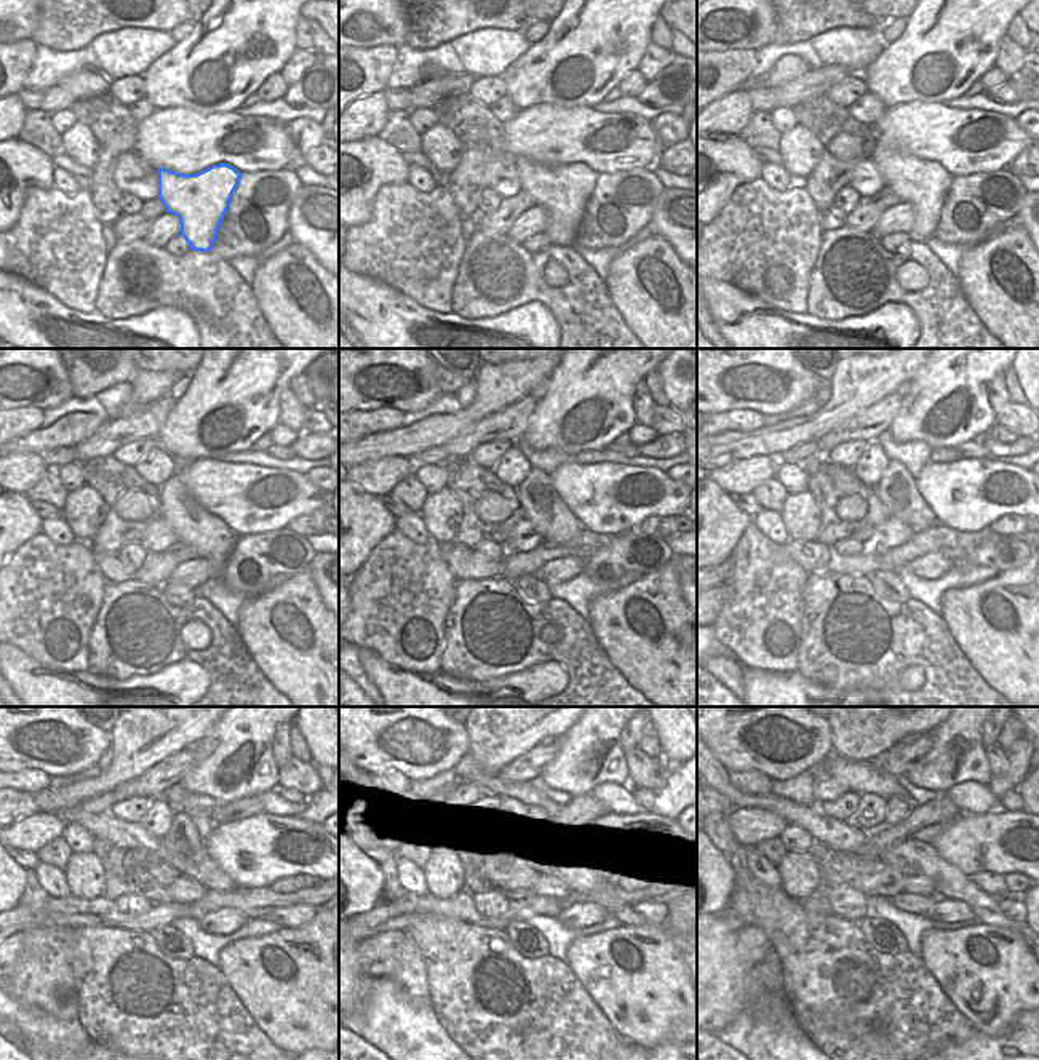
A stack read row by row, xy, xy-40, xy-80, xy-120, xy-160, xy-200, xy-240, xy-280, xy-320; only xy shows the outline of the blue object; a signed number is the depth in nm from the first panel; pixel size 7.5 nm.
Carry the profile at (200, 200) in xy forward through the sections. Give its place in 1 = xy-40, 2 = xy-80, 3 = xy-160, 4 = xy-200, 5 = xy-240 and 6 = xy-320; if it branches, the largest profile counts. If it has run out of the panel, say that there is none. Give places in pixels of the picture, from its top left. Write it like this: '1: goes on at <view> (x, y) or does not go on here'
1: goes on at xy-40 (563, 191)
2: goes on at xy-80 (924, 184)
3: goes on at xy-160 (544, 509)
4: goes on at xy-200 (897, 491)
5: goes on at xy-240 (183, 846)
6: goes on at xy-320 (899, 808)

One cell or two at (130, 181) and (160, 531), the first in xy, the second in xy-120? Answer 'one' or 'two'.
one

